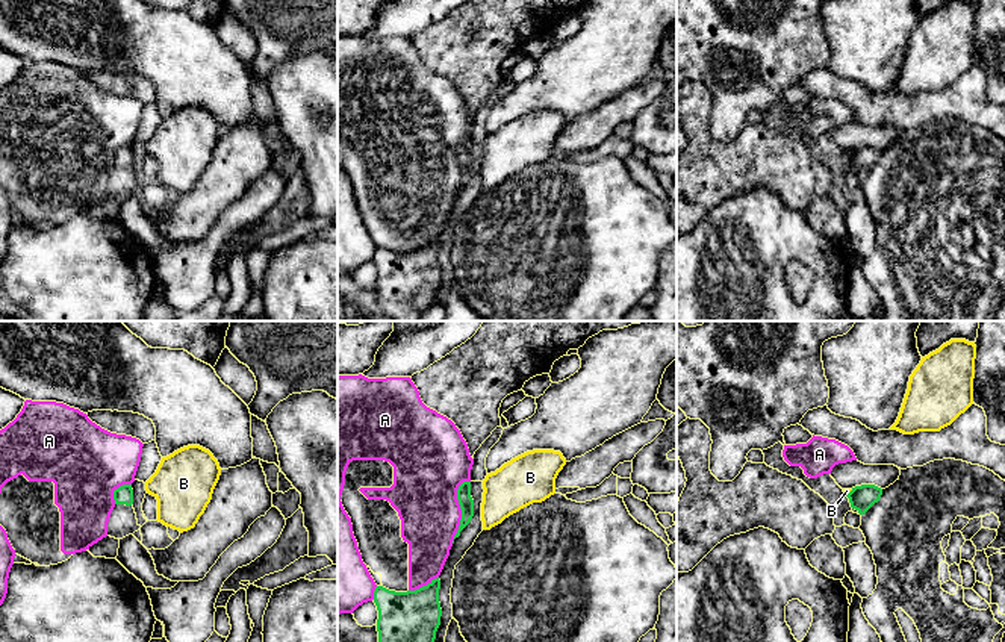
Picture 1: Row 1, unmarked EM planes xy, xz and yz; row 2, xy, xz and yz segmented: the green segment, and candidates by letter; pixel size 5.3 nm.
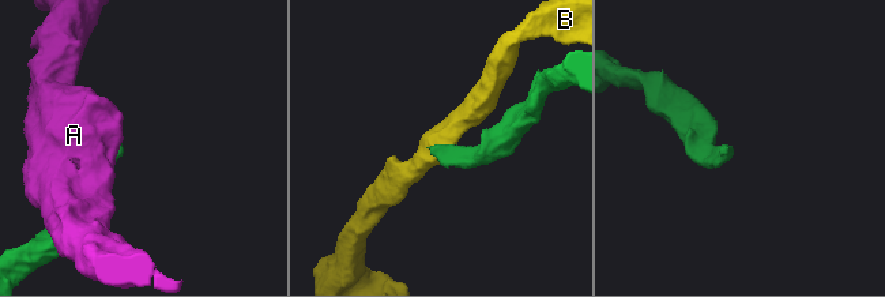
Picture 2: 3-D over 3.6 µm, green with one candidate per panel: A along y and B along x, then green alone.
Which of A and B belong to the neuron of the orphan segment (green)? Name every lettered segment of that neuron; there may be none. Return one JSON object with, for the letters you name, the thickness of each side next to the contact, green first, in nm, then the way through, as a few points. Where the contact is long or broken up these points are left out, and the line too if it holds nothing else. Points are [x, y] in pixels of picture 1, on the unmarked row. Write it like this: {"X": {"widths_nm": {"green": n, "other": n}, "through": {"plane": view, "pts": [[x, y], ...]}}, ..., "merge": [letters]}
{"merge": []}

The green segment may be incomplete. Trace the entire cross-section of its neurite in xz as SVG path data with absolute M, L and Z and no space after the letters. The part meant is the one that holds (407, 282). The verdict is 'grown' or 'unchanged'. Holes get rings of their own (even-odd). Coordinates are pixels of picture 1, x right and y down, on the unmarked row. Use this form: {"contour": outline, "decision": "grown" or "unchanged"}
{"contour": "M439 238L416 251L375 248L378 304L387 316L395 321L419 321L434 304L442 277L439 250Z", "decision": "unchanged"}

